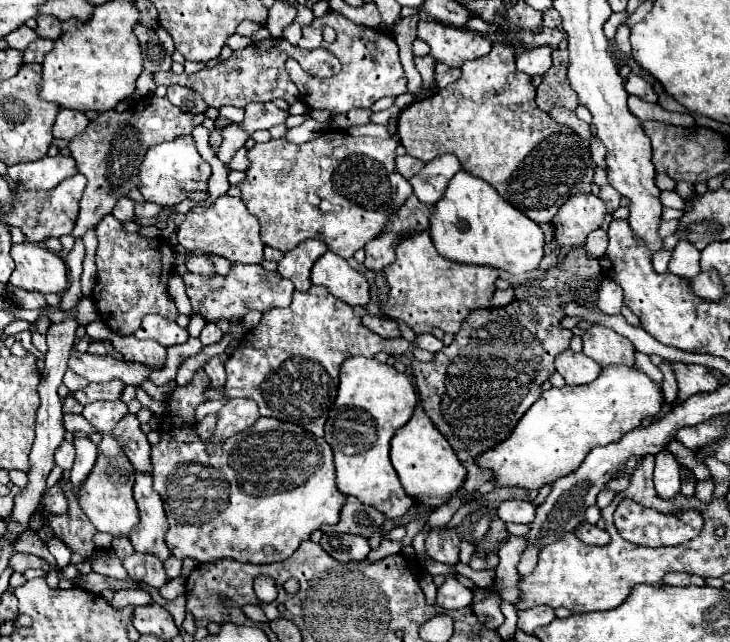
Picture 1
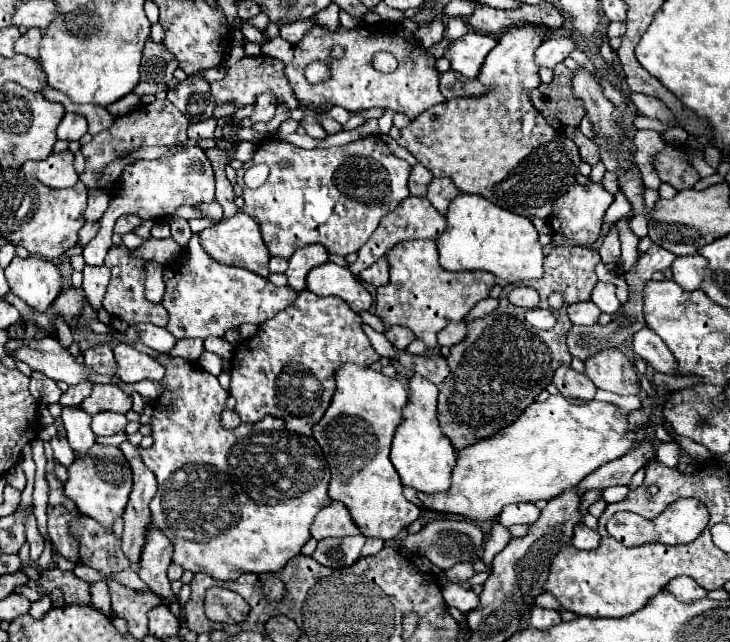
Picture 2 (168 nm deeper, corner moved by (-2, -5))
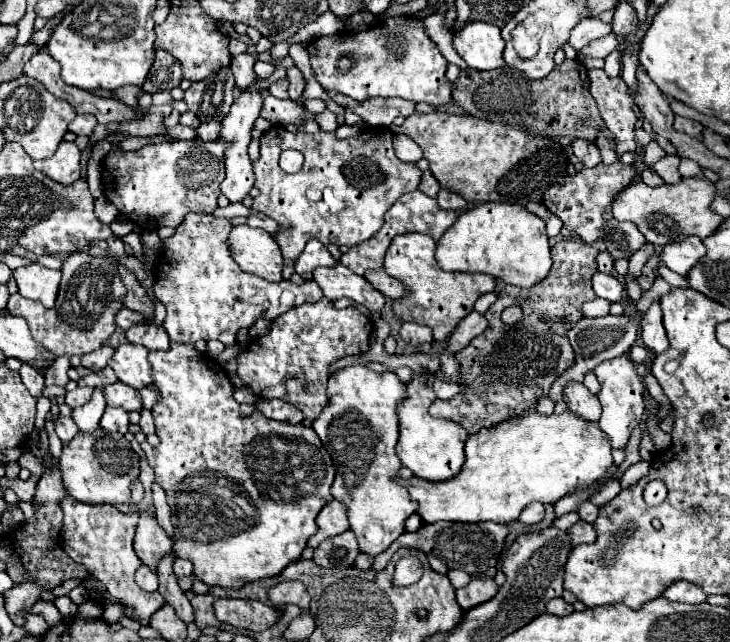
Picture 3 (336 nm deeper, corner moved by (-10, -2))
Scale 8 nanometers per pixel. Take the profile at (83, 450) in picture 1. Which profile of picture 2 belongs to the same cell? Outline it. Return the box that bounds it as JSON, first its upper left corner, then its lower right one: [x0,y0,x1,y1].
[62,407,96,453]

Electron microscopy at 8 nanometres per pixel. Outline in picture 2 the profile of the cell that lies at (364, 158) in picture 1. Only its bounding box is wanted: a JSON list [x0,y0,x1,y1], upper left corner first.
[238,135,412,259]

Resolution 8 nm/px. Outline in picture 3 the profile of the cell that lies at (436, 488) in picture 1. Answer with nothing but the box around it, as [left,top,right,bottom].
[396,372,468,482]

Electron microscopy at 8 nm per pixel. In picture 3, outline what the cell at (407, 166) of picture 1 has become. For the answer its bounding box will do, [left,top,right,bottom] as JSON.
[420,170,440,198]

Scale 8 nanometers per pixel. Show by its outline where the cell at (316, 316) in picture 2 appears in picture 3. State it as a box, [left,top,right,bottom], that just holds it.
[238,298,372,426]

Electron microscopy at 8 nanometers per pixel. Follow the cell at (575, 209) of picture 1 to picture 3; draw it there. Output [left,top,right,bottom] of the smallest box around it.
[542,162,636,244]

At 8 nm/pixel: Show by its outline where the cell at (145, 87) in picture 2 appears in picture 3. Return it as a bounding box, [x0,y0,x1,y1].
[116,86,144,108]

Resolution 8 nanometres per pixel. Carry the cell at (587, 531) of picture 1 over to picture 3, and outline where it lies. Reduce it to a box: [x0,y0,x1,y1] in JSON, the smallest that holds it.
[570,520,596,546]

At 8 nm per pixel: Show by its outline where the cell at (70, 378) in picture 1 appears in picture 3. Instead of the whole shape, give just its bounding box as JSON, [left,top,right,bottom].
[66,386,94,408]

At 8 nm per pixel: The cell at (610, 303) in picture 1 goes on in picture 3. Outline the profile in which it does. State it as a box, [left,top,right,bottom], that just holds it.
[592,272,624,302]

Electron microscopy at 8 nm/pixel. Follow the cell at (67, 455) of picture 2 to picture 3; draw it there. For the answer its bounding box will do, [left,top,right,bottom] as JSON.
[56,416,78,442]

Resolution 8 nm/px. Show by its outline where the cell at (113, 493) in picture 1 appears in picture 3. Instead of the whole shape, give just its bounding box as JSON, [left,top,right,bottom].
[60,428,140,504]

